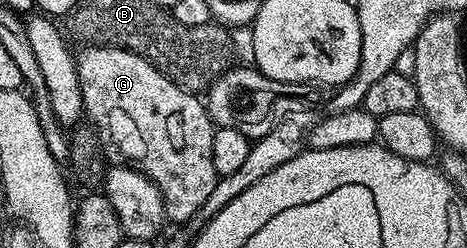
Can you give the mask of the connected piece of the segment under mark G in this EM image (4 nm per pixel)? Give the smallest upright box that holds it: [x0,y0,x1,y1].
[76,44,218,222]

